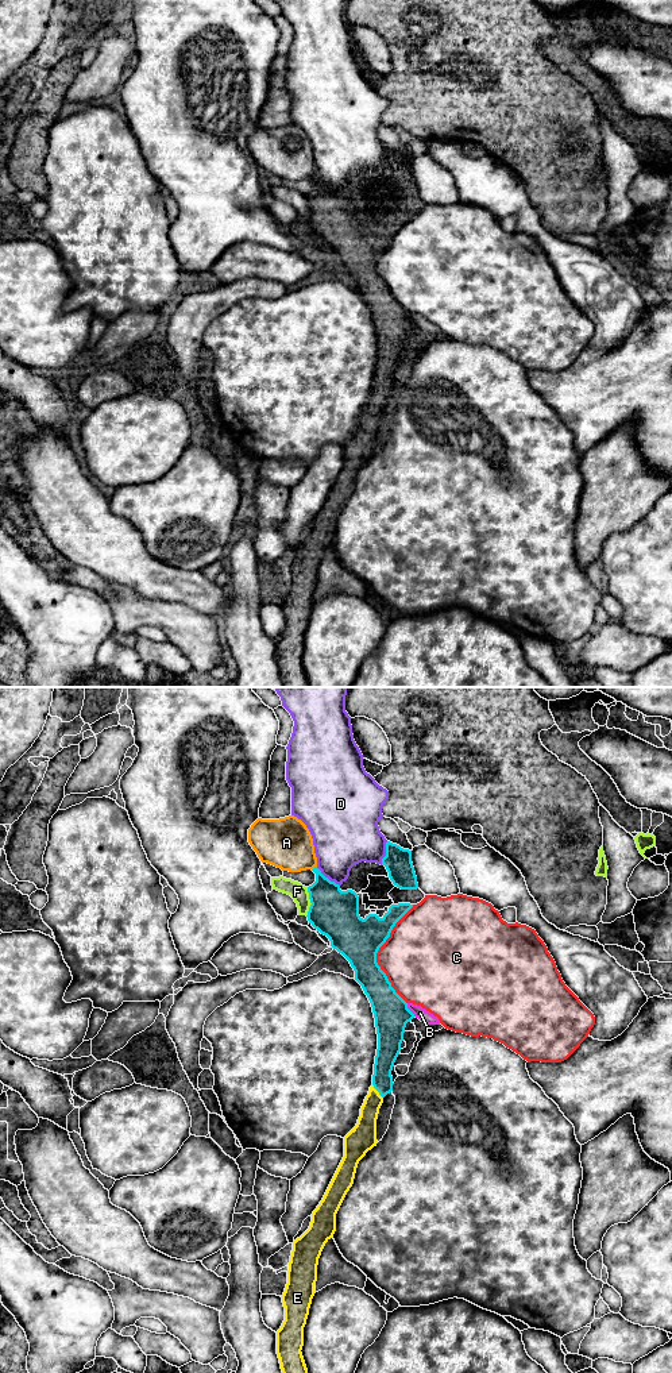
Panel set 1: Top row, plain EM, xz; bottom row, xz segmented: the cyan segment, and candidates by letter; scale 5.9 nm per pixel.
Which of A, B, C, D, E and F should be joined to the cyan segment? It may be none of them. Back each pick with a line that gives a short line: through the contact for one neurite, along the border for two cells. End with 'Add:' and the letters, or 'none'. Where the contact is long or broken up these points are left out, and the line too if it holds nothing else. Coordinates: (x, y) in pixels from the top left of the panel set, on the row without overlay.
E: line xz (387, 359), (382, 393), (377, 398), (366, 436)
Add: E

